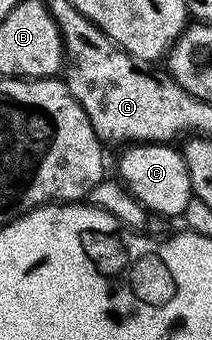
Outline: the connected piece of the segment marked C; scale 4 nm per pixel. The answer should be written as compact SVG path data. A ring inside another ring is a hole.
M139 143L124 148L117 163L120 182L146 211L157 215L184 216L187 205L193 200L191 177L187 173L185 156L176 146L164 143Z

